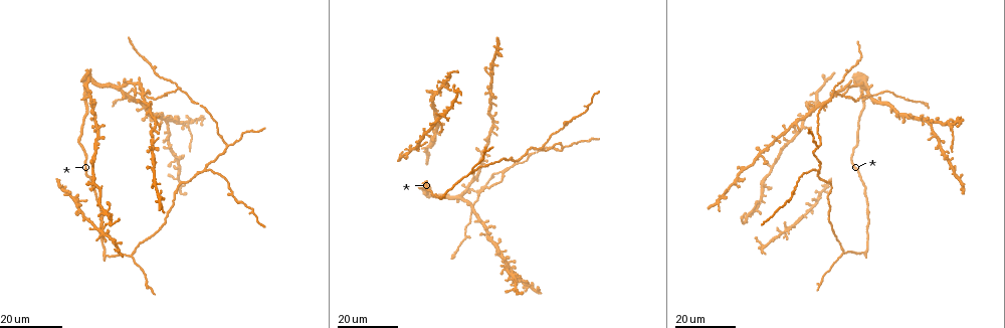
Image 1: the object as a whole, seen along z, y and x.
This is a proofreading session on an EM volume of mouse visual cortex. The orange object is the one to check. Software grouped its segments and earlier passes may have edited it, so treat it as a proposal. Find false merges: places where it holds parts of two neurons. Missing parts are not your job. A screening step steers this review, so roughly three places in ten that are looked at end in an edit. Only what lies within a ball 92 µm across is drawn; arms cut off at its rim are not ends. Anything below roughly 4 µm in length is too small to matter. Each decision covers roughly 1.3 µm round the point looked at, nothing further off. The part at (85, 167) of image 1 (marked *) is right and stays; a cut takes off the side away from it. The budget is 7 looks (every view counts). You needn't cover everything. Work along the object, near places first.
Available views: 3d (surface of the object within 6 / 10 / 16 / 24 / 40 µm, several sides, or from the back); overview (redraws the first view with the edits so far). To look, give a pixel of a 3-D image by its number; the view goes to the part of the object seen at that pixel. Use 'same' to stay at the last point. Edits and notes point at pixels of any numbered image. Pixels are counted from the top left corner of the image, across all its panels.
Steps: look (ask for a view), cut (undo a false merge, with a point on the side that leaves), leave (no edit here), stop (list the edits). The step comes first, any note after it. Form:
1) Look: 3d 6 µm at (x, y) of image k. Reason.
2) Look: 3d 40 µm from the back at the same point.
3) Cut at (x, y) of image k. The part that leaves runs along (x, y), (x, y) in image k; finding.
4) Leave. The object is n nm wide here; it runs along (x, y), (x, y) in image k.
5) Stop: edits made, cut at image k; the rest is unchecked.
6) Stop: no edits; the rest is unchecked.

Look: 3d 16 µm at (818, 147) of image 1. Three-way junction.

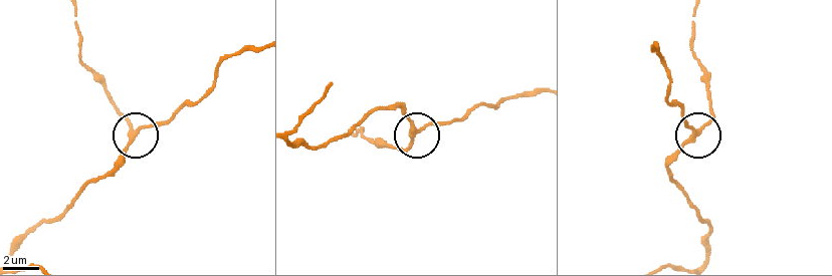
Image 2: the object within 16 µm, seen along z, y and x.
Look: 3d 10 µm at (413, 133) of image 2. Zoom in.

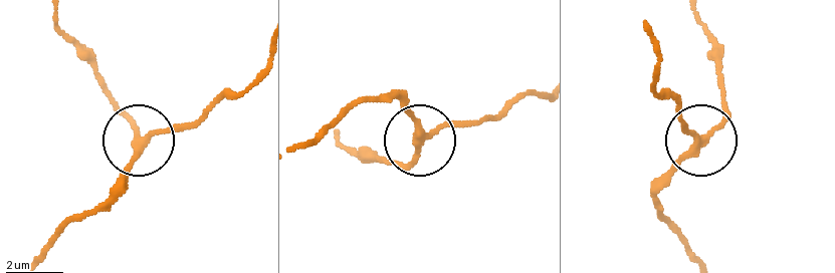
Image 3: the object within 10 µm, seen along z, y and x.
Leave. The side arm is 16 µm long; it runs along (36, 259), (71, 223), (108, 201), (144, 142), (199, 122) in image 3; one neuron here.

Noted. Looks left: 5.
Look: 3d 24 µm at (205, 169) of image 1.

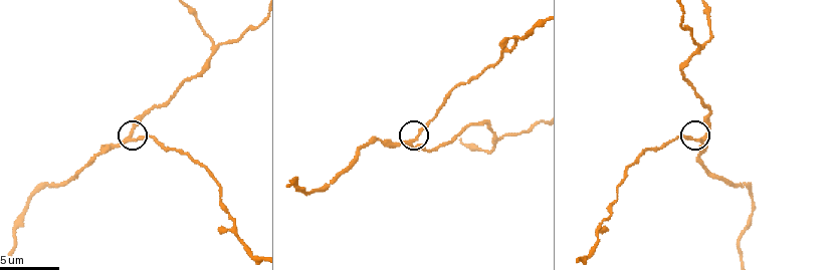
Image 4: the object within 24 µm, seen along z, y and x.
Look: 3d 6 µm at (700, 139) of image 4. Zoom in.

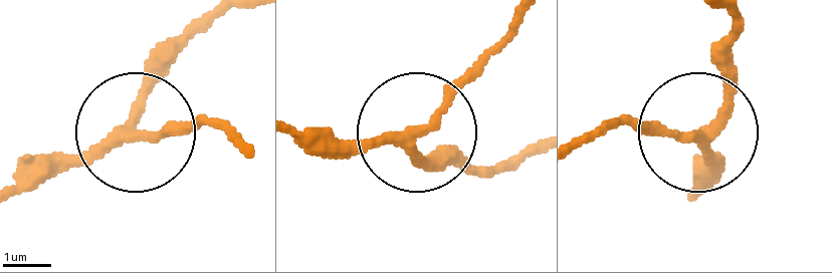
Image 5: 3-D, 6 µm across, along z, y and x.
Leave. 3 arms meet here; one neuron here.

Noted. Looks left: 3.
Look: 3d 24 µm at (438, 120) of image 1. Thin arm on a thick one.

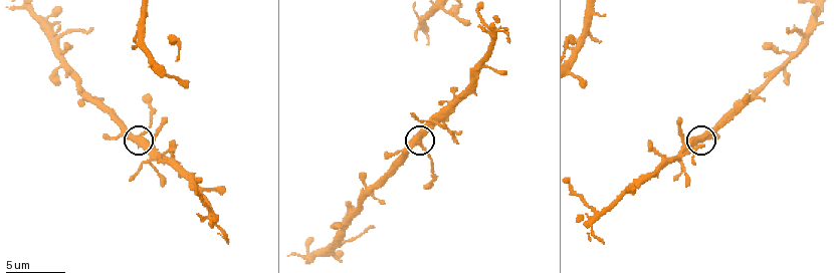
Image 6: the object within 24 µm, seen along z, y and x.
Look: 3d 6 µm at (417, 145) of image 6.

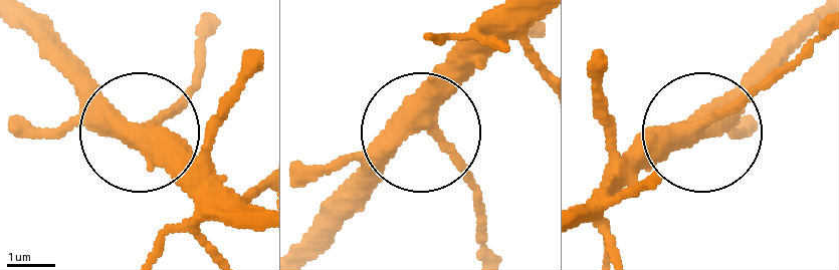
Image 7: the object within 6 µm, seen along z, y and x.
Leave. One neuron here.

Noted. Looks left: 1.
Stop: no edits; the rest is unchecked.

